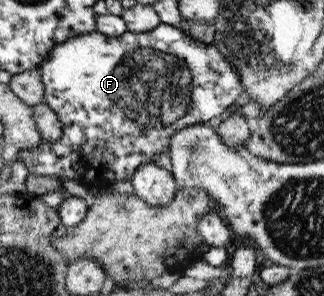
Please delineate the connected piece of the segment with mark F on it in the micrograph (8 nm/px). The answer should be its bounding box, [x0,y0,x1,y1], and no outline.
[18,23,244,189]

